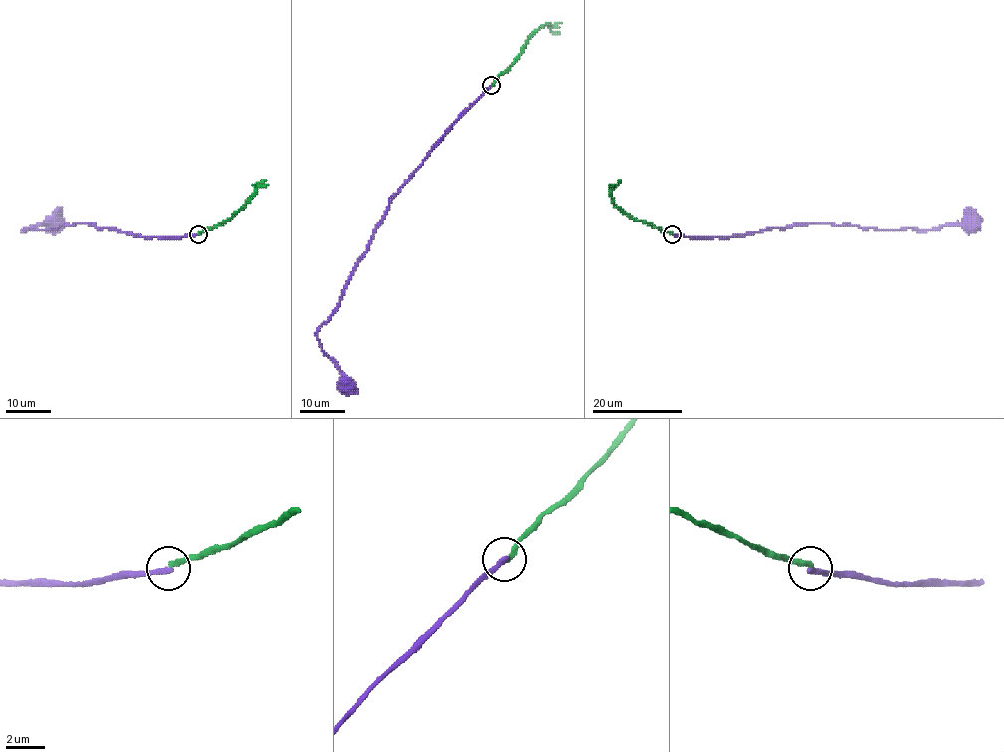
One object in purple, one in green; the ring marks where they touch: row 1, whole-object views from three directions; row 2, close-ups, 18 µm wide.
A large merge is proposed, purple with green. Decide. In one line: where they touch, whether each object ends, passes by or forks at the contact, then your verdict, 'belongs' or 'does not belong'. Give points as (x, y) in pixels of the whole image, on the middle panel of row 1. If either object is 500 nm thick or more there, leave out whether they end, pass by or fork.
(491, 85) | purple ends | green ends | does not belong

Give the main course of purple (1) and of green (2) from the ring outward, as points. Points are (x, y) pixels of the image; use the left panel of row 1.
1: (198, 233), (142, 237), (89, 223), (51, 229), (26, 228), (23, 231), (35, 224), (52, 223)
2: (198, 233), (228, 220), (255, 192), (256, 184), (265, 180)

